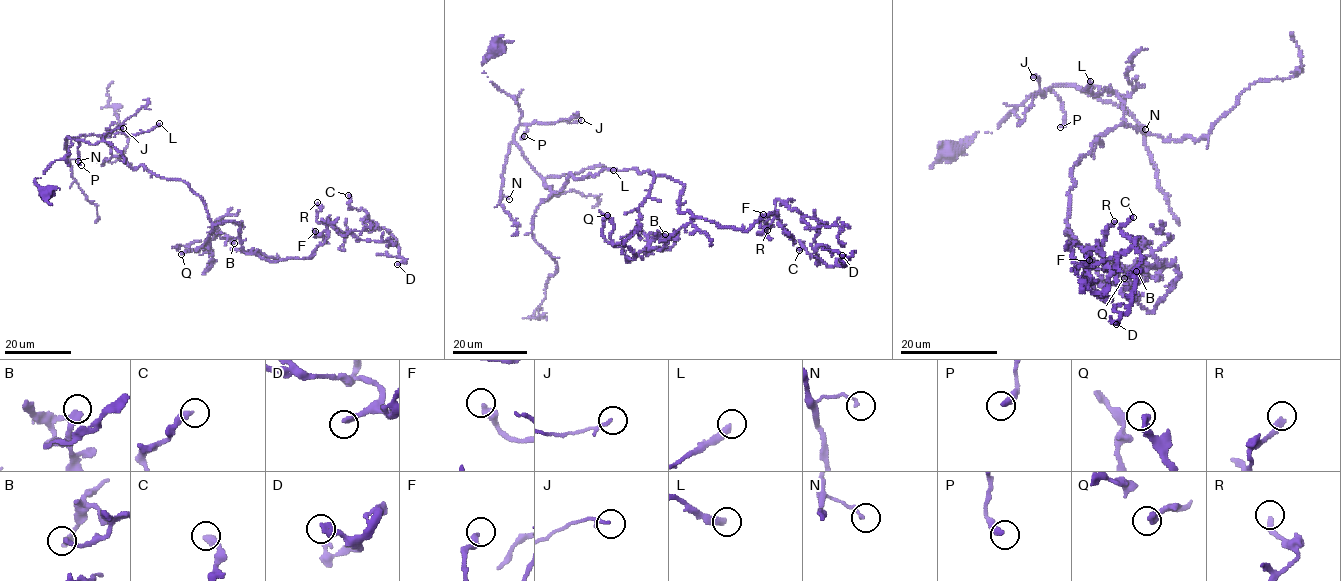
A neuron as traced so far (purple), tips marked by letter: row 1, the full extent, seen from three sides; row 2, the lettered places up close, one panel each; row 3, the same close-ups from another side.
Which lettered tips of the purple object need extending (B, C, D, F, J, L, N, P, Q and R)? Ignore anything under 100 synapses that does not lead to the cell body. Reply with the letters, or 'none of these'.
none of these

